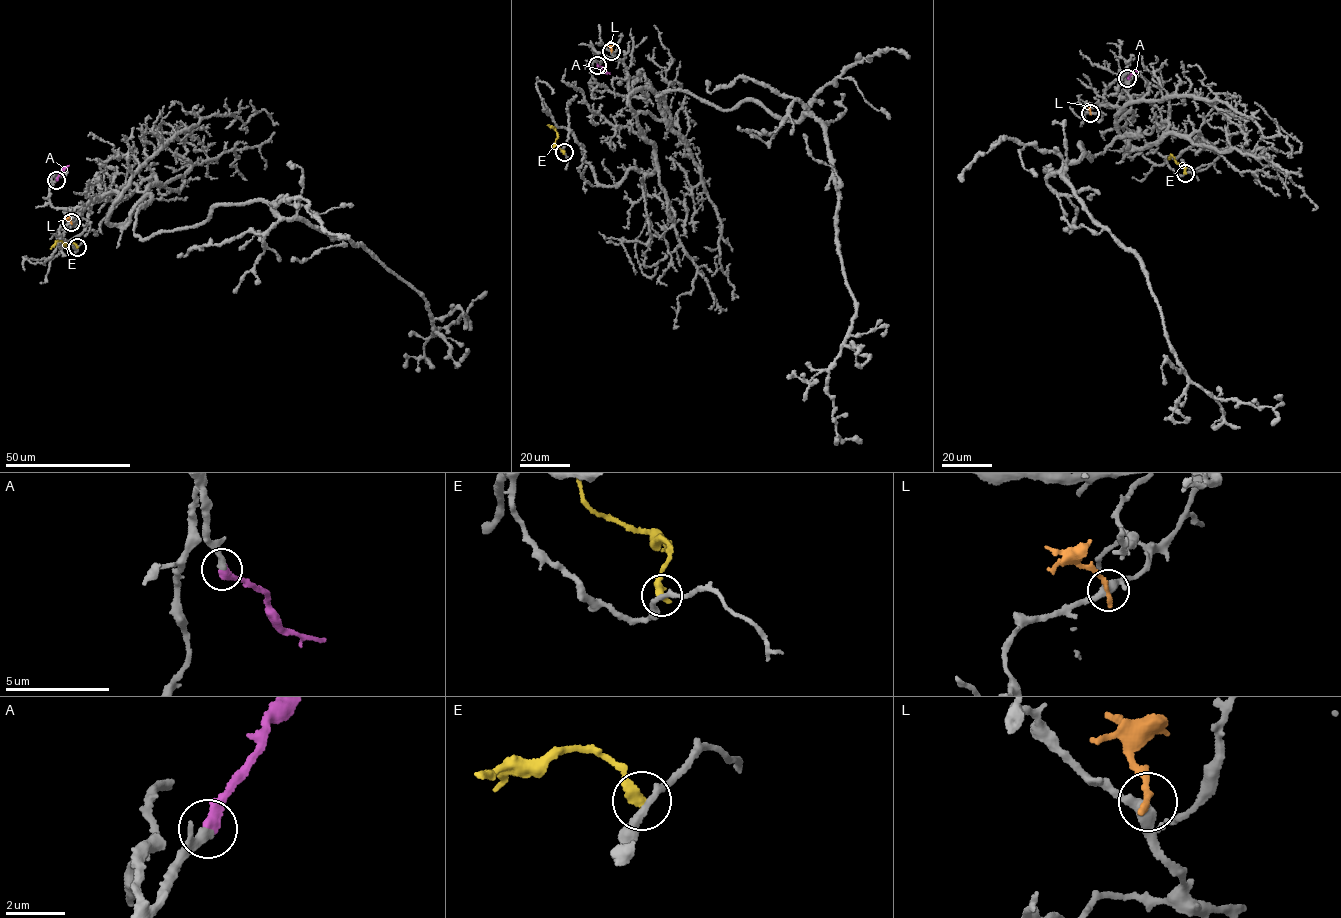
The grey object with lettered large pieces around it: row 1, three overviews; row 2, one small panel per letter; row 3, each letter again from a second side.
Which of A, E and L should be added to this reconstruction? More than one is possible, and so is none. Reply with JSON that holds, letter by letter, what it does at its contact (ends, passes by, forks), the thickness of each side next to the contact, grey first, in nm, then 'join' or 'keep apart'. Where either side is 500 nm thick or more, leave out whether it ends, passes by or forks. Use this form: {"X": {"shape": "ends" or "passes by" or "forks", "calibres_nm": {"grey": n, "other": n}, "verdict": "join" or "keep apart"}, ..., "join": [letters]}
{"A": {"shape": "ends", "calibres_nm": {"grey": 320, "other": 460}, "verdict": "join"}, "E": {"shape": "ends", "calibres_nm": {"grey": 240, "other": 400}, "verdict": "keep apart"}, "L": {"shape": "ends", "calibres_nm": {"grey": 320, "other": 280}, "verdict": "keep apart"}, "join": ["A"]}

